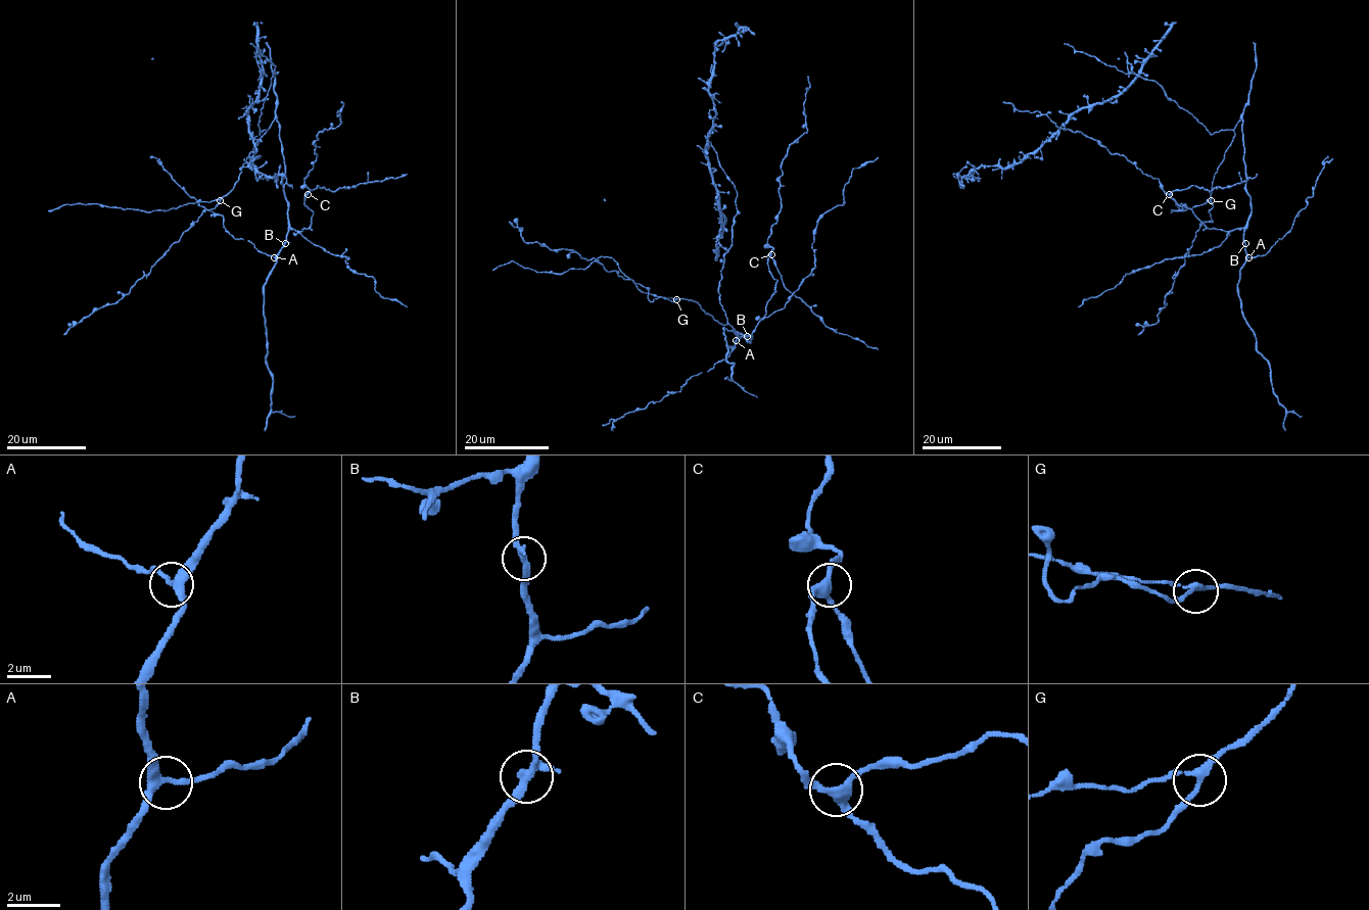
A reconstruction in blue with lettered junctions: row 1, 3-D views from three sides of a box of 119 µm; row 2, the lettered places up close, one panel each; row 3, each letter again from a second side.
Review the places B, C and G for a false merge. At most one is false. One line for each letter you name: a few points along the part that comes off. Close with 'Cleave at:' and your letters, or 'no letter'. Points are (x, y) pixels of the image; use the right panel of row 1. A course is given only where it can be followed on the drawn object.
Cleave at: no letter

